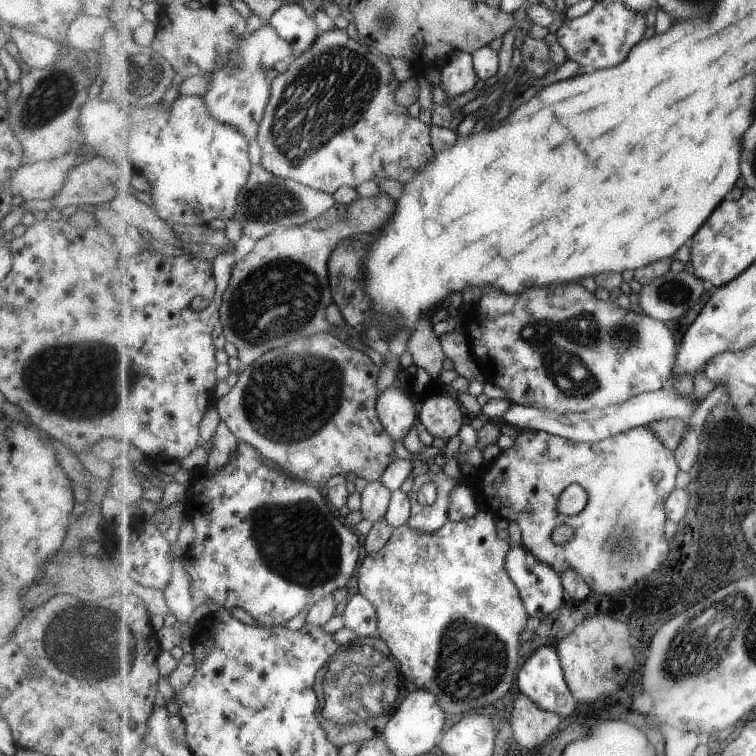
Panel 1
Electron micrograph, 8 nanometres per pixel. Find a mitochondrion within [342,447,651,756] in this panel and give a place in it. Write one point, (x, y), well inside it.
(471, 662)

